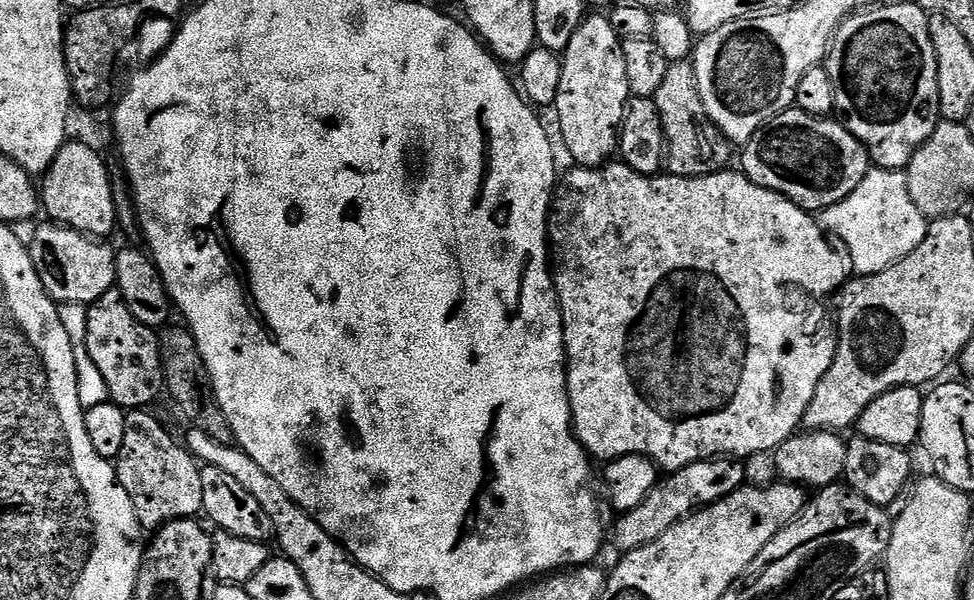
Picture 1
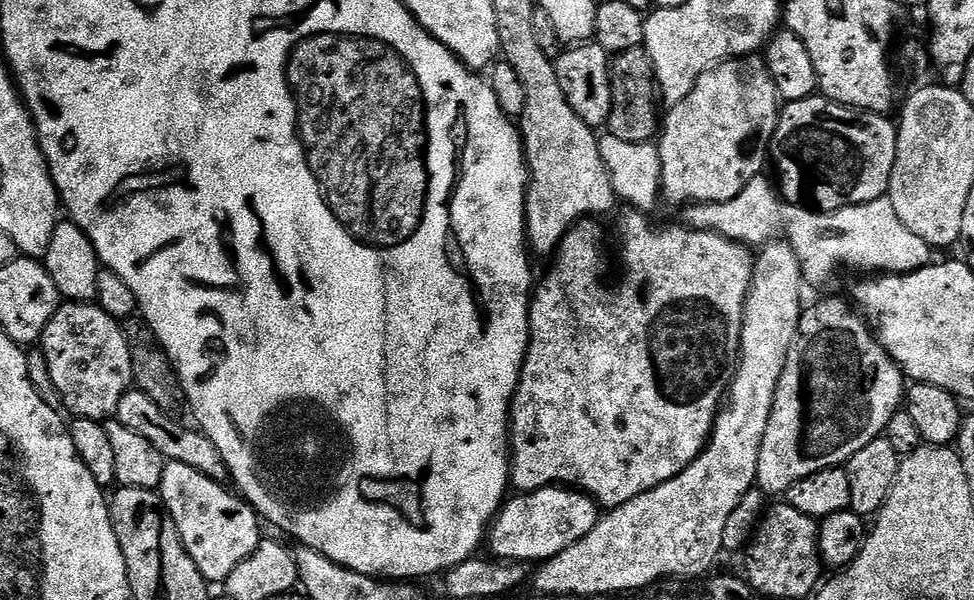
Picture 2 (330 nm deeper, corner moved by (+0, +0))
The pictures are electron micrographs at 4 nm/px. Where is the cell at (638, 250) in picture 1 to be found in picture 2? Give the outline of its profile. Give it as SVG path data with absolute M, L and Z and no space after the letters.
M628 210L625 213L625 216L620 220L620 260L624 263L624 277L621 278L620 285L617 288L607 288L600 281L600 275L604 272L604 256L600 253L599 244L600 228L596 225L599 223L593 222L588 218L581 220L579 224L575 224L565 234L563 242L556 249L554 259L551 261L551 263L553 262L552 269L545 274L544 281L541 284L539 281L535 285L532 299L528 305L528 349L526 350L522 374L520 375L520 381L516 387L516 393L512 399L512 407L510 409L510 484L517 493L525 494L537 491L540 488L550 488L553 486L575 486L579 491L587 492L601 509L611 510L622 506L626 502L630 502L630 498L638 498L638 494L646 494L650 490L662 486L662 482L670 482L670 478L682 474L682 470L686 470L686 466L690 466L690 462L694 462L699 458L700 451L707 446L708 439L712 436L712 428L716 424L716 414L728 395L728 388L732 385L732 379L736 377L736 365L740 363L740 335L742 334L742 322L744 321L744 300L748 297L748 285L752 283L753 253L748 253L751 251L745 245L734 242L725 236L719 236L716 232L696 232L687 226L679 226L680 228L655 228L648 221L651 219L645 213L635 210Z

